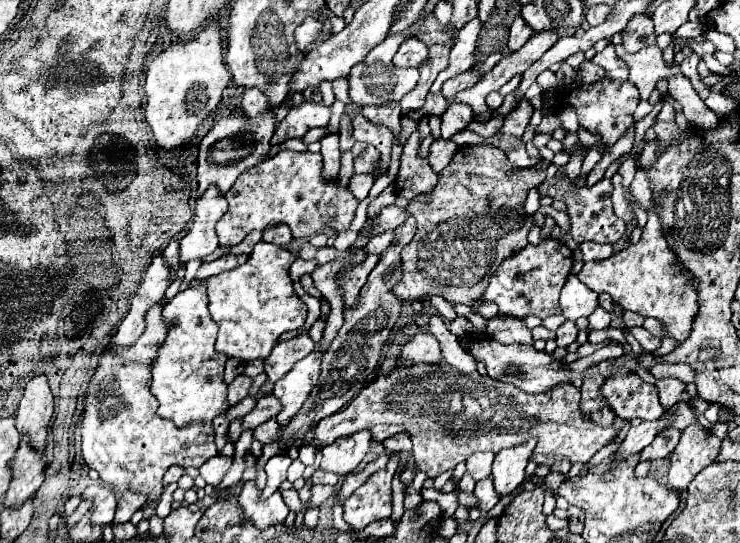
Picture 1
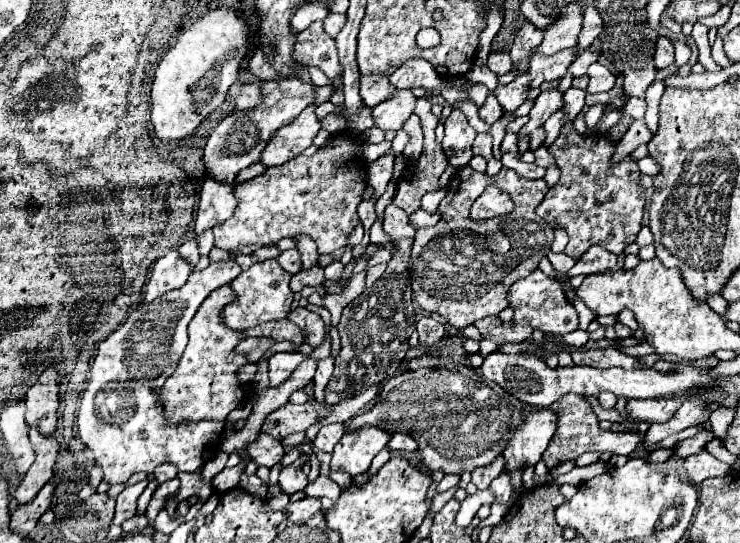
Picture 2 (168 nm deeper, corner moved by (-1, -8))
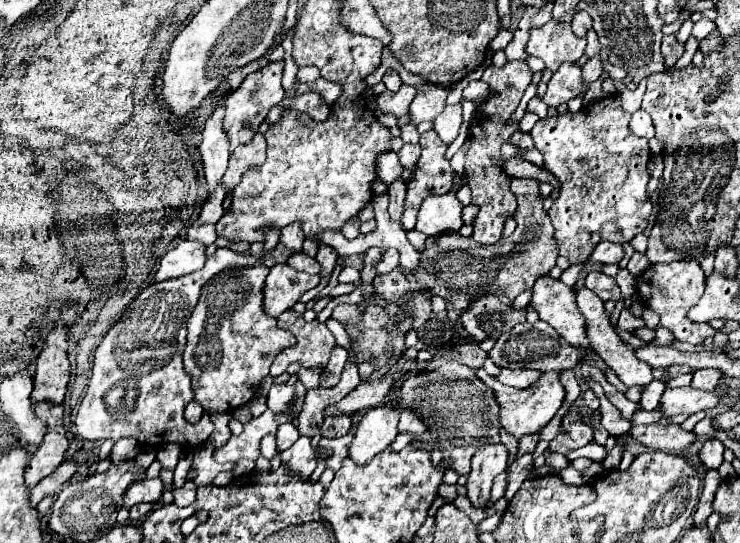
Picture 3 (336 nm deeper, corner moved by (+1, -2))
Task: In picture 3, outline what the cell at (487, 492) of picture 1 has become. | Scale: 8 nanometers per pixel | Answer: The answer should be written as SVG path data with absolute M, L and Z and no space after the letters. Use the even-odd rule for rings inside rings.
M523 454L519 456L515 462L509 464L507 468L507 492L505 492L505 498L511 500L517 492L517 488L523 484L523 480L527 478L527 472L531 470L533 466L533 458L531 454Z

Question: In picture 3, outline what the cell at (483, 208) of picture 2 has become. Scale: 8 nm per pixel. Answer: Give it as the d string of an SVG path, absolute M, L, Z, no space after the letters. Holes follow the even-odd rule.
M507 62L501 68L489 66L483 74L483 82L489 84L491 96L477 106L475 116L471 120L469 128L469 138L471 138L471 148L467 152L465 160L465 172L467 172L467 182L473 194L471 204L479 206L477 218L473 220L473 240L479 244L495 244L501 240L505 220L515 214L517 200L513 192L509 190L509 176L503 172L503 160L501 160L501 144L509 142L509 136L519 130L517 124L505 126L505 122L511 118L515 108L519 106L519 100L525 92L525 88L531 84L533 72L525 62Z

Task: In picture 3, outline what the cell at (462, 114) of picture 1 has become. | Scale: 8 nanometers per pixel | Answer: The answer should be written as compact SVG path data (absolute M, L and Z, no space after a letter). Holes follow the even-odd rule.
M461 104L455 106L445 106L445 110L435 118L433 130L439 134L443 144L453 144L461 128Z

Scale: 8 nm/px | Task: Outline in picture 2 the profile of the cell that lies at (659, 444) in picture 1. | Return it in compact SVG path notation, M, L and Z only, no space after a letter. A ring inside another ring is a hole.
M701 430L701 432L697 432L693 438L687 438L687 440L683 440L683 442L679 442L679 448L675 450L675 454L673 454L673 458L687 458L687 456L691 456L691 454L697 454L697 452L701 452L703 448L705 448L705 444L707 442L711 442L715 438L715 434L713 434L713 430Z

